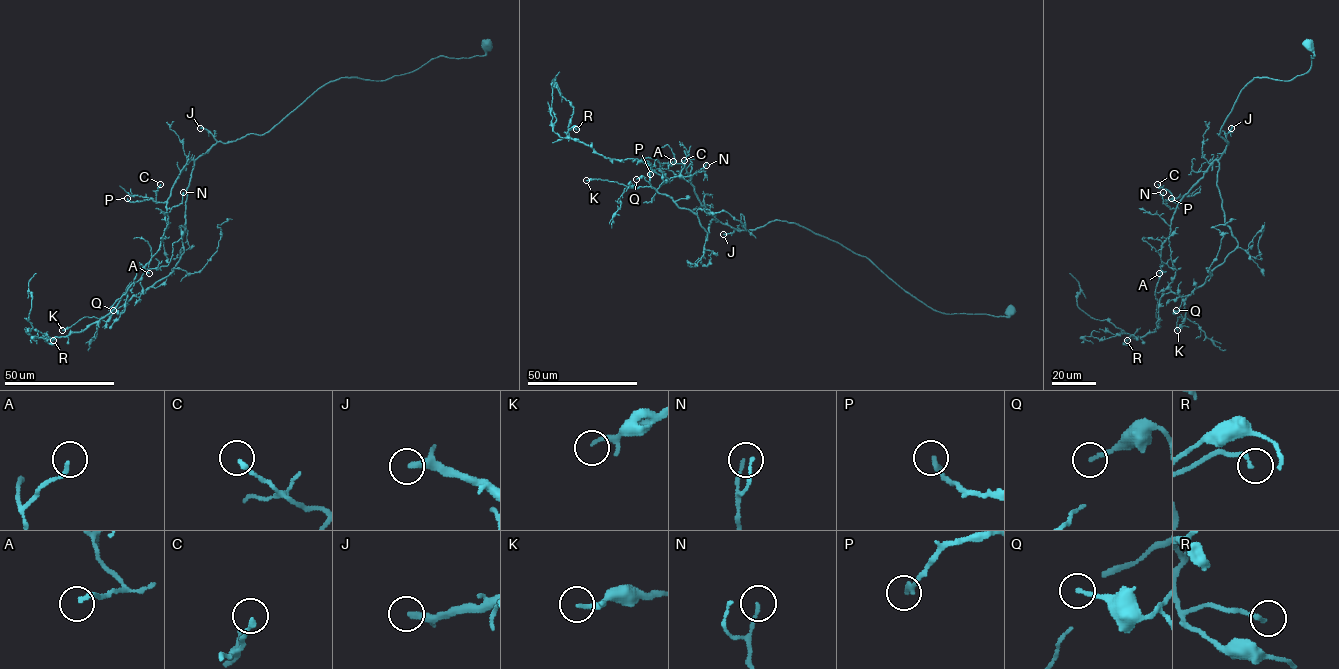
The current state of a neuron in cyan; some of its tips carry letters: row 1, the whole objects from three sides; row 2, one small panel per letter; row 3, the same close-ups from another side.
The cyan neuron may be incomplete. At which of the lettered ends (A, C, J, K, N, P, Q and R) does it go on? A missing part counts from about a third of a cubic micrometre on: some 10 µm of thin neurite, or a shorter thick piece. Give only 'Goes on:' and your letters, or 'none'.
Goes on: J

